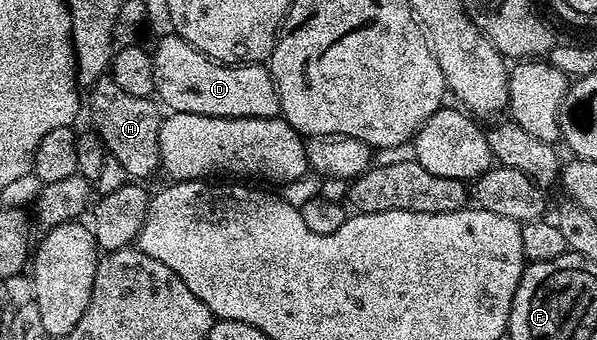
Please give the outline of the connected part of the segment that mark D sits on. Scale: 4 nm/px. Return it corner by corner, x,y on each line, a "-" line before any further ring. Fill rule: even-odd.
174,34
161,37
159,45
153,48
153,55
155,96
164,105
167,103
171,112
229,118
269,118
280,115
275,80
263,64
221,64

